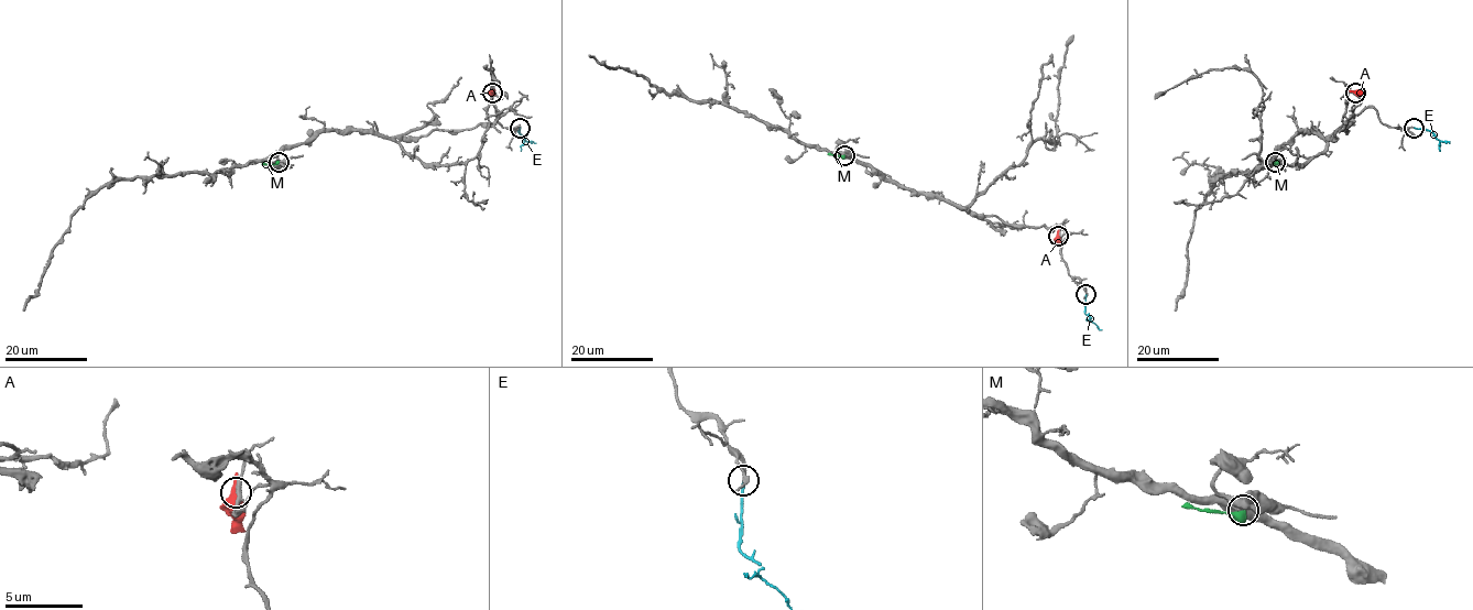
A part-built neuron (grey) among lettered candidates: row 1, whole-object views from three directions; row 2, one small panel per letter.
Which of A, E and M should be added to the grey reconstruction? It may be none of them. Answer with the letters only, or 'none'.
E

